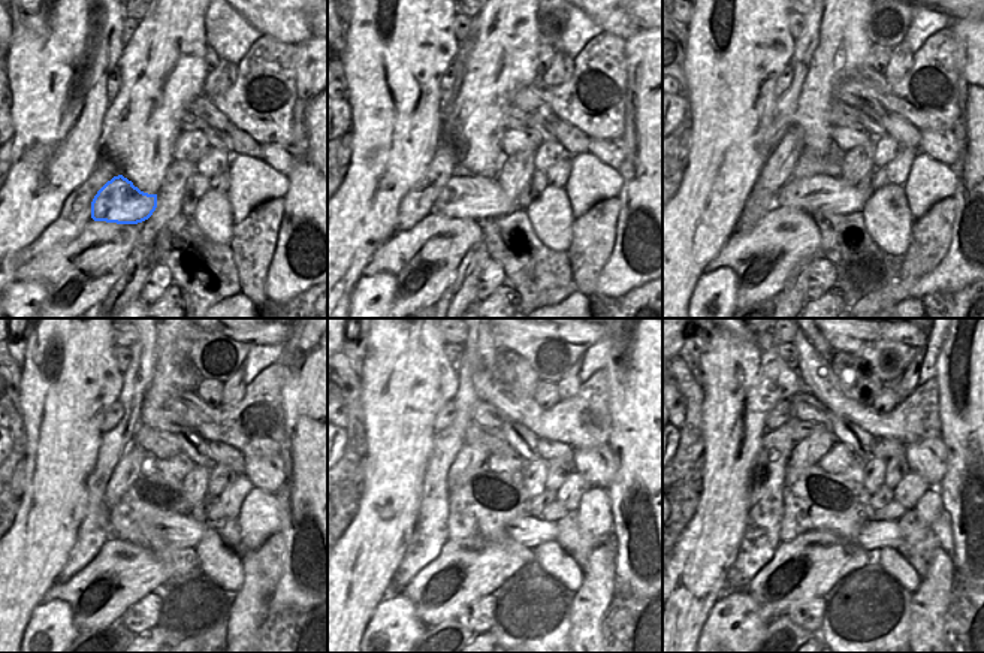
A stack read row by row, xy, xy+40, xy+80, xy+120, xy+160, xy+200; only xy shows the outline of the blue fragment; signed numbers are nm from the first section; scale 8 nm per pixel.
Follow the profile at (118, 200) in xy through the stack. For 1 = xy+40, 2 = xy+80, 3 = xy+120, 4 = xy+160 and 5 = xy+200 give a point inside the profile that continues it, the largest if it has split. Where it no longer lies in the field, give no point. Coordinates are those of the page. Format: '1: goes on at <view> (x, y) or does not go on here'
1: goes on at xy+40 (476, 197)
2: goes on at xy+80 (812, 195)
3: goes on at xy+120 (159, 532)
4: goes on at xy+160 (528, 531)
5: goes on at xy+200 (872, 535)

